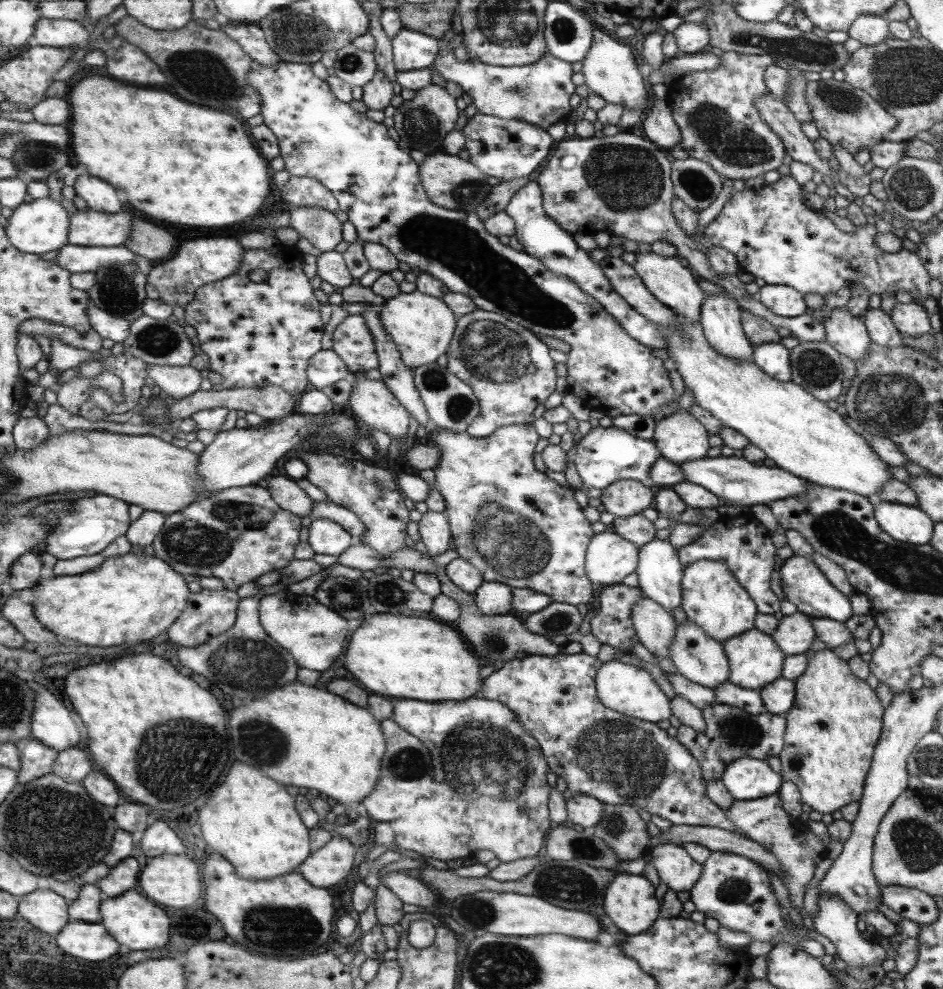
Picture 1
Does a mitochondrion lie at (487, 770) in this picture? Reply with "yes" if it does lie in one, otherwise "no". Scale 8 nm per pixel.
yes

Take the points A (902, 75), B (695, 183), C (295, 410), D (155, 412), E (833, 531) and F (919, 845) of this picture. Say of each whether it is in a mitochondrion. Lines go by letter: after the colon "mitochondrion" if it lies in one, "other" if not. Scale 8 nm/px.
A: mitochondrion
B: mitochondrion
C: other
D: mitochondrion
E: mitochondrion
F: mitochondrion

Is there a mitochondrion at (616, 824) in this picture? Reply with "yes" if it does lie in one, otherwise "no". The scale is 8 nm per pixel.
yes

